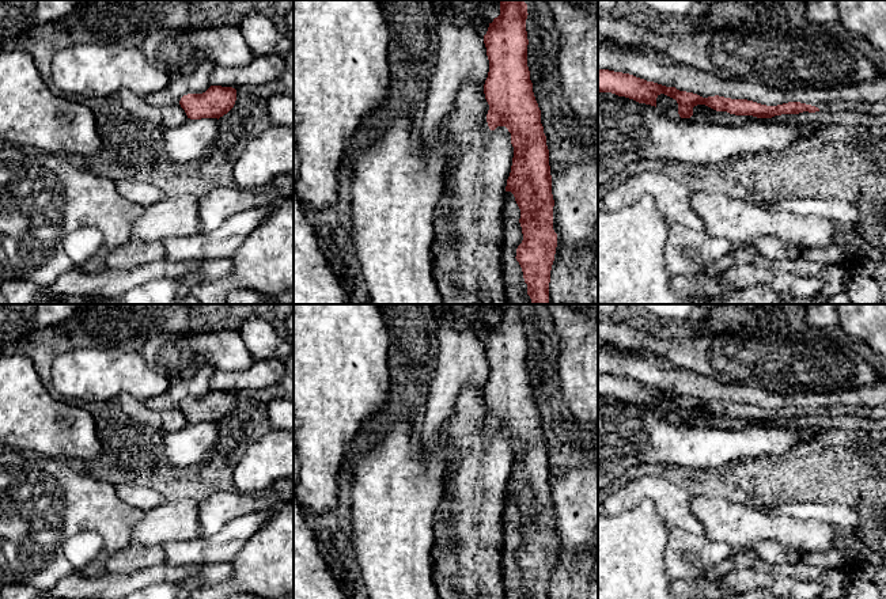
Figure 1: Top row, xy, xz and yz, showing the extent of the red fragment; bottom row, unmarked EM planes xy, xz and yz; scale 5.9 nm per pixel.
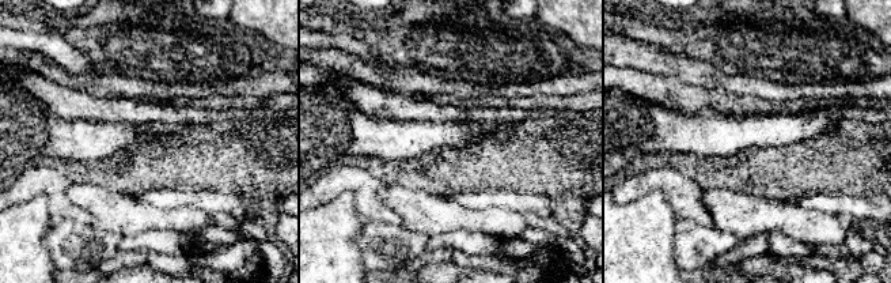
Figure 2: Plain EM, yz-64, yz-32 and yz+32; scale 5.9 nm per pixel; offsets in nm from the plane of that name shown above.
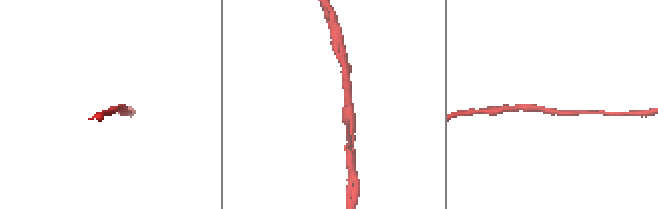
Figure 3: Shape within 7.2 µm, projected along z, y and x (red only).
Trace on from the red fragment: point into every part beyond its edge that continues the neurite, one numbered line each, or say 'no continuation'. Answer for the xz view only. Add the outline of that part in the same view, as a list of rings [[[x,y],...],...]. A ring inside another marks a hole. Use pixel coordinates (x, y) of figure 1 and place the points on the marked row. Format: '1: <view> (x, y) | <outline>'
no continuation

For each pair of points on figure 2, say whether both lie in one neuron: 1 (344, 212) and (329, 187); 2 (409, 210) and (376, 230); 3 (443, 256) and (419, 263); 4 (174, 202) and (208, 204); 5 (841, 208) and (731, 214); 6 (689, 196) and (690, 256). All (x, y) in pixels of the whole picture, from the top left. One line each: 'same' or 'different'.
1: different
2: different
3: same
4: same
5: different
6: different

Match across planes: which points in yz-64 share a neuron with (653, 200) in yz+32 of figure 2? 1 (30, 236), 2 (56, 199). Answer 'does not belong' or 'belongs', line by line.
1: belongs
2: does not belong

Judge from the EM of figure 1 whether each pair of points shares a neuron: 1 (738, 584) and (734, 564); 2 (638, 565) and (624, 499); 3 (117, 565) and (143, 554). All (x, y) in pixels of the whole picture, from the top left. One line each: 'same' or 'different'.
1: different
2: different
3: same

